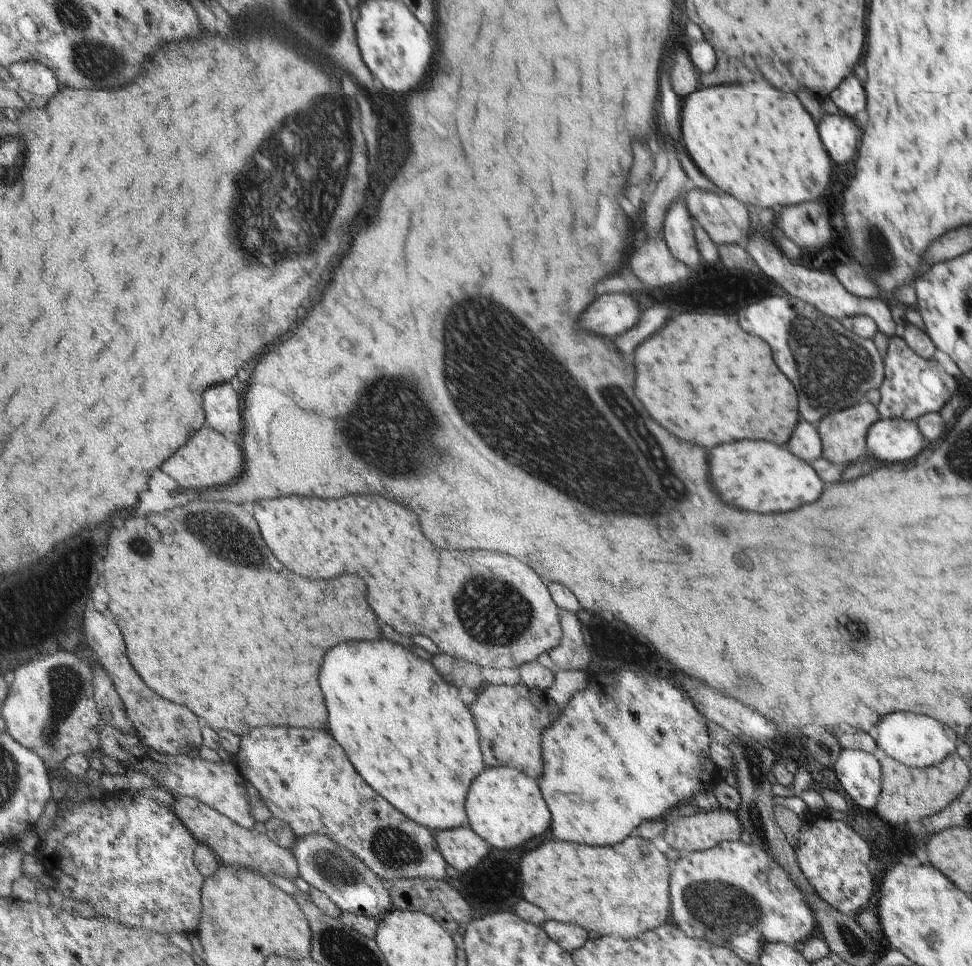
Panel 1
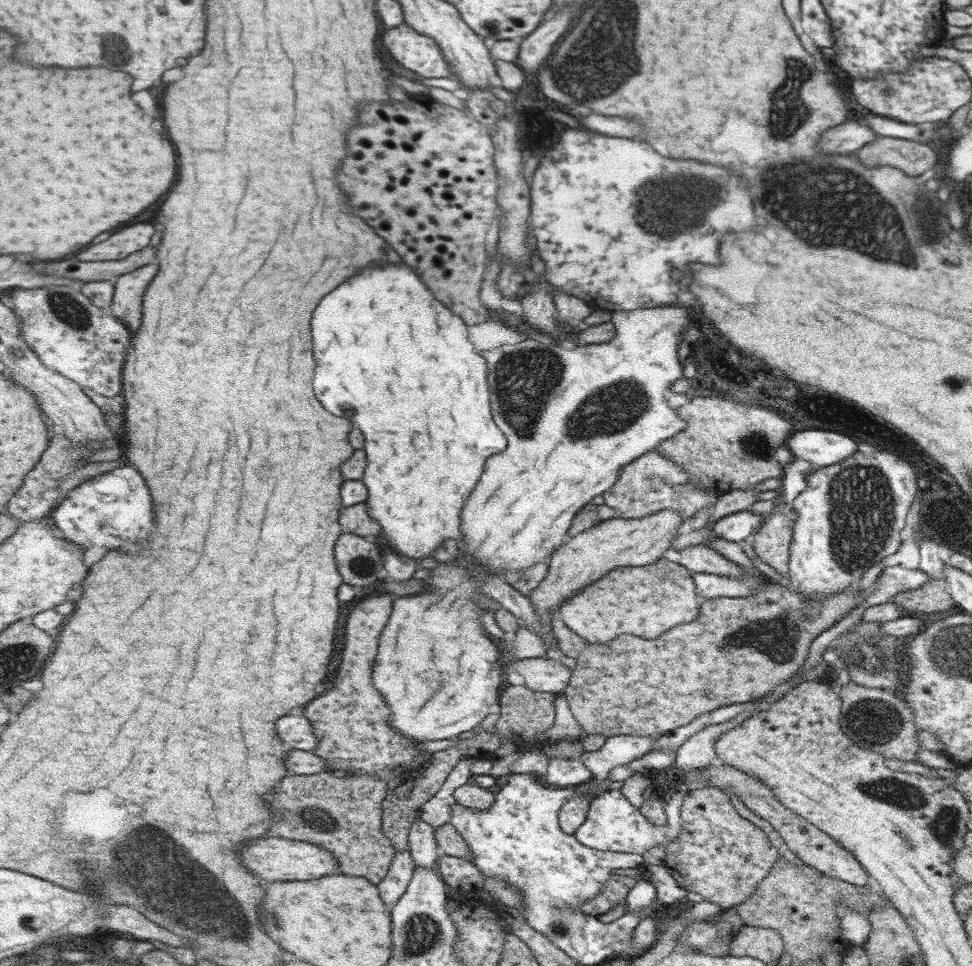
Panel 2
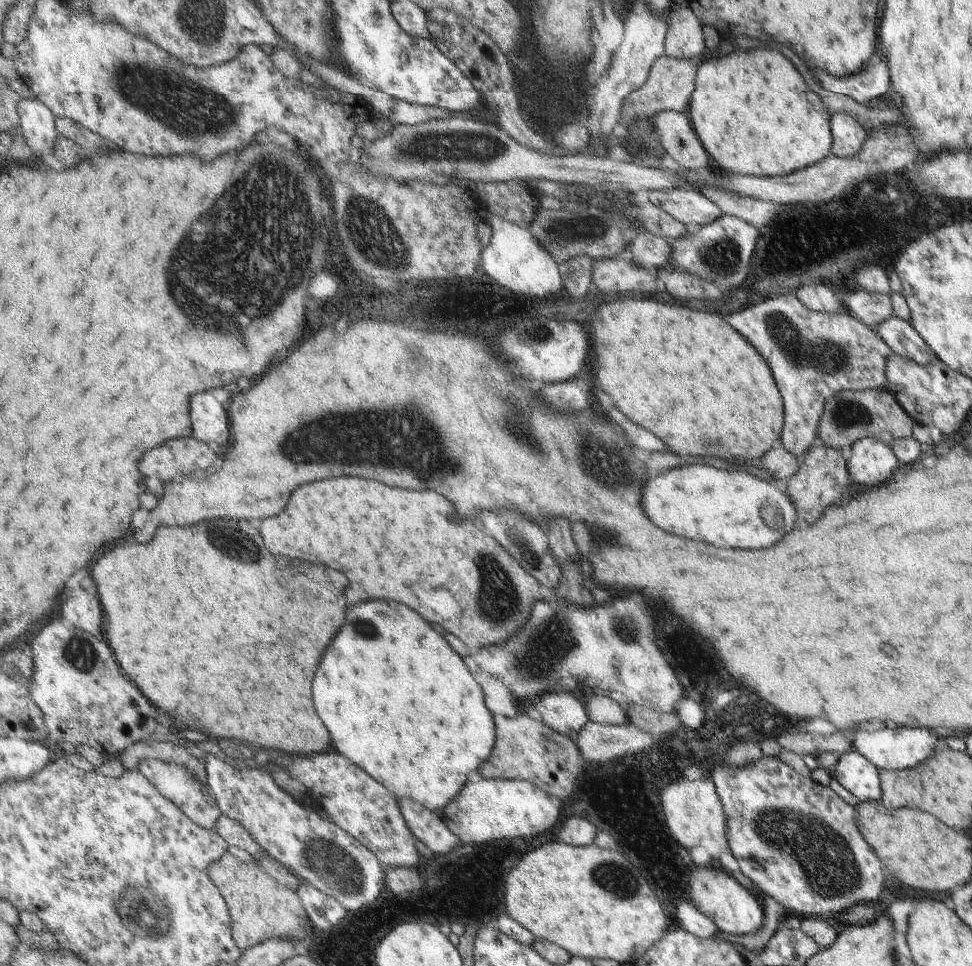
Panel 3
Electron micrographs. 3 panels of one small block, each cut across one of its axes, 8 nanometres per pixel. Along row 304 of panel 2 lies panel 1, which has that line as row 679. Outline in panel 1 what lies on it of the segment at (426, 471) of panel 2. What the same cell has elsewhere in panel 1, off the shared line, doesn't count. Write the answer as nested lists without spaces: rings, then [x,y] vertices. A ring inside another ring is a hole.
[[[385,638],[375,640],[375,642],[347,642],[347,646],[335,646],[335,650],[327,654],[327,662],[323,662],[323,678],[319,678],[319,682],[323,682],[323,694],[327,694],[331,734],[335,734],[337,742],[347,750],[347,756],[351,758],[351,762],[355,762],[355,768],[359,770],[359,774],[363,774],[363,778],[367,778],[367,782],[371,782],[371,786],[375,786],[375,790],[379,790],[379,794],[383,794],[383,798],[391,802],[391,806],[407,814],[407,818],[411,818],[413,822],[419,822],[421,826],[427,826],[431,830],[455,829],[465,824],[467,820],[464,809],[465,794],[471,780],[483,770],[483,760],[481,760],[481,752],[477,744],[477,730],[475,730],[473,716],[469,708],[455,696],[457,690],[454,684],[443,682],[441,676],[431,666],[431,662],[413,656],[403,646],[389,642]]]

